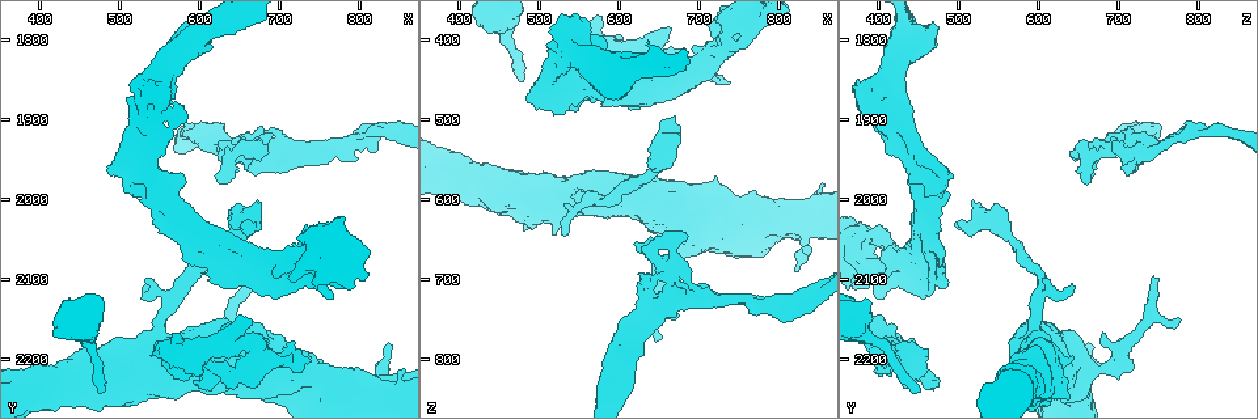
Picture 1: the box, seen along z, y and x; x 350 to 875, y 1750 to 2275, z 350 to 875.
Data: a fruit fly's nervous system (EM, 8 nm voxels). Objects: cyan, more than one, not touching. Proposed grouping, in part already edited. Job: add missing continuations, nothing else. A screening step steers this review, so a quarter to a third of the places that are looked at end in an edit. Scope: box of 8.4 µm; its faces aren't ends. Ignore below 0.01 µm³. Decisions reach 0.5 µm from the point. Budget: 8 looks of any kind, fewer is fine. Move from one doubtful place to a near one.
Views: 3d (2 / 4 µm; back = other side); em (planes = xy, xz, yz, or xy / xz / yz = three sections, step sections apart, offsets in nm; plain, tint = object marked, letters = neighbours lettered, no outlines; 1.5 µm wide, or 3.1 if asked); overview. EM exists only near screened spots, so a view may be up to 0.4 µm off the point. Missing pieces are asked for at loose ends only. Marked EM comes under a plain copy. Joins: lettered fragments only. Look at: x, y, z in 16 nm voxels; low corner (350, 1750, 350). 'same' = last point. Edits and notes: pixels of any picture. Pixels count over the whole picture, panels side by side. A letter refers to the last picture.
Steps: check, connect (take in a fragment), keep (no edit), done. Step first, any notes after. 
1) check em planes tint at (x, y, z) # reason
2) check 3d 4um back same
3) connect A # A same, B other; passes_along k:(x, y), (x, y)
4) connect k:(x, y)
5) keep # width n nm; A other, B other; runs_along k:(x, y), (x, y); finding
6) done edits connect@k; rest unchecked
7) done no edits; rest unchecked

check 3d 2um at (475, 2240, 450) # free end

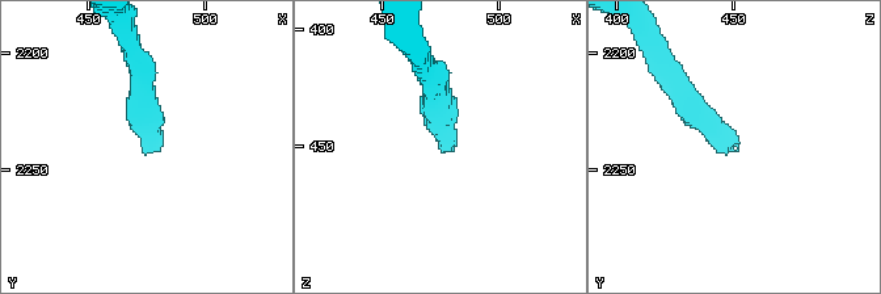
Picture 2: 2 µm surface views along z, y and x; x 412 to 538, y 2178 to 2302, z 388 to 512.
check em planes letters at (475, 2244, 447) # shape alone is not enough

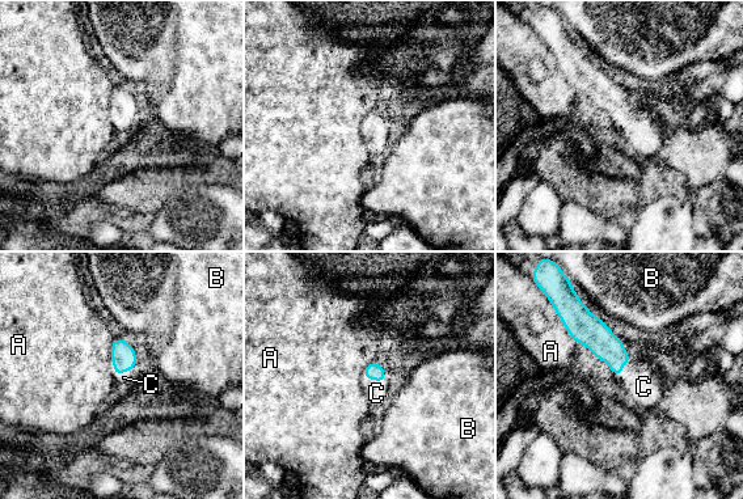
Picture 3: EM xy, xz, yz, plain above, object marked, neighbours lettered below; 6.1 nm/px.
connect C # A other, B other, C same; passes_along 3:(123, 356), (118, 373), (123, 377); the cell continues

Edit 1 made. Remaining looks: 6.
check em planes letters at (675, 2100, 745) # branch stops here

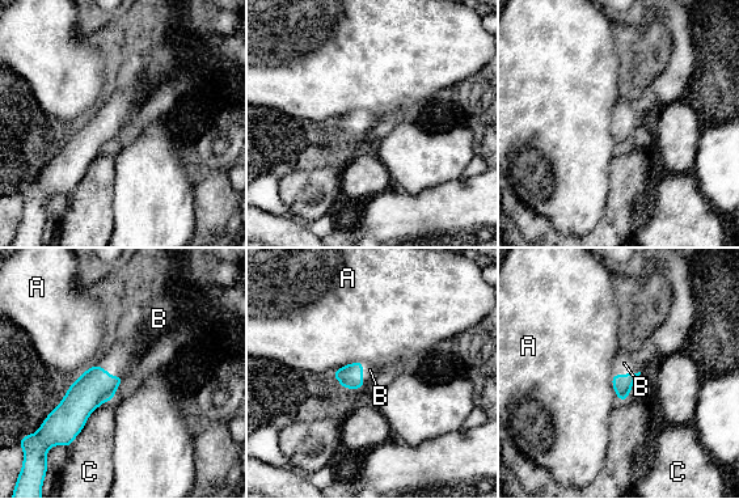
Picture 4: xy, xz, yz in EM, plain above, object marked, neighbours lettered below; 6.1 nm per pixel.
connect B # width 120 nm; A other, B same, C other; passes_along 4:(94, 387), (108, 373), (122, 358); the cell continues

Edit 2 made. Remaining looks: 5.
check overview # see it whole again

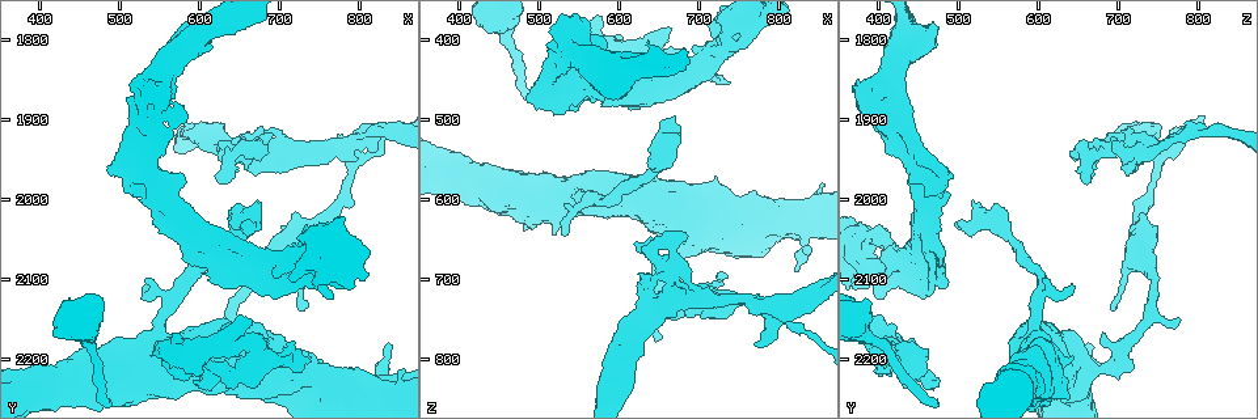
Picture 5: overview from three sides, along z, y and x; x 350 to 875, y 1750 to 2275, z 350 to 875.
check 3d 4um at (555, 1940, 420) # free end

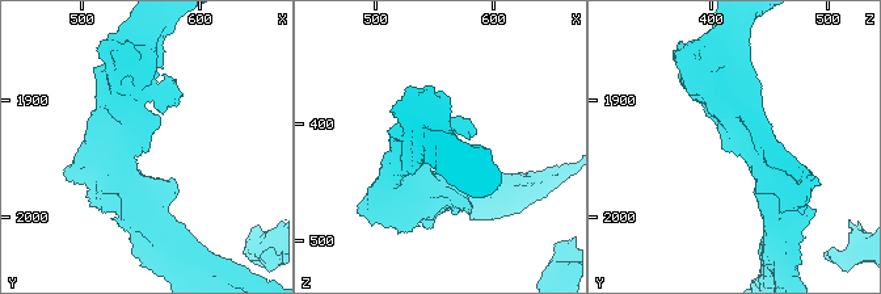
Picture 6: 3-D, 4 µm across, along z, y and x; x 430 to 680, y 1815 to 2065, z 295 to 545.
check em xz step 8 tint at (558, 1944, 416) # need the tissue

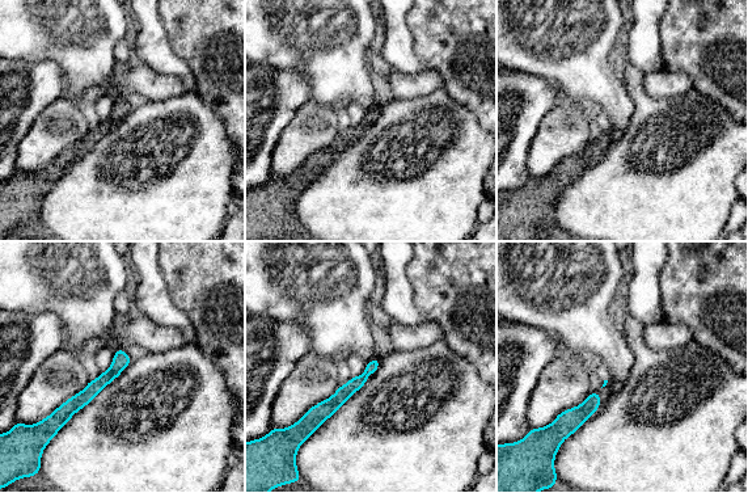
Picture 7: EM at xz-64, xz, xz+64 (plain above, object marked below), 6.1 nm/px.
check em xz step 8 letters same

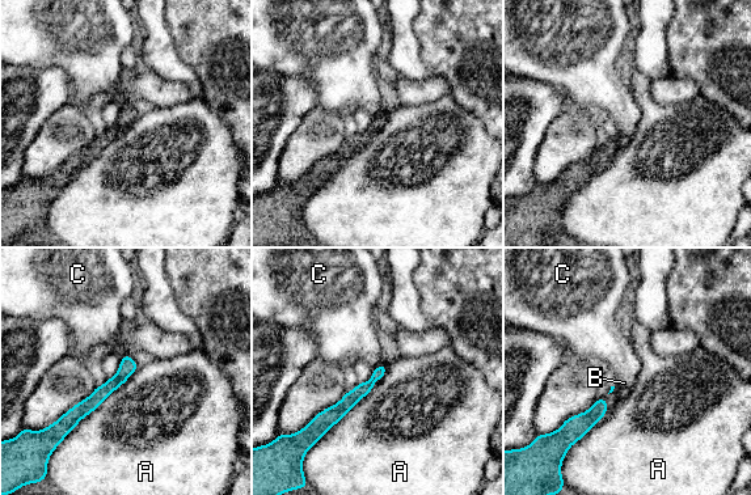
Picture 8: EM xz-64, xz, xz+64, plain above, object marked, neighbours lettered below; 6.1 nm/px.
keep # A other, B other, C other; border 8:(387, 364), (374, 388), (324, 435); no lettered fragment goes on from it

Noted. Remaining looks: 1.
done edits connect@3, connect@4; rest unchecked

